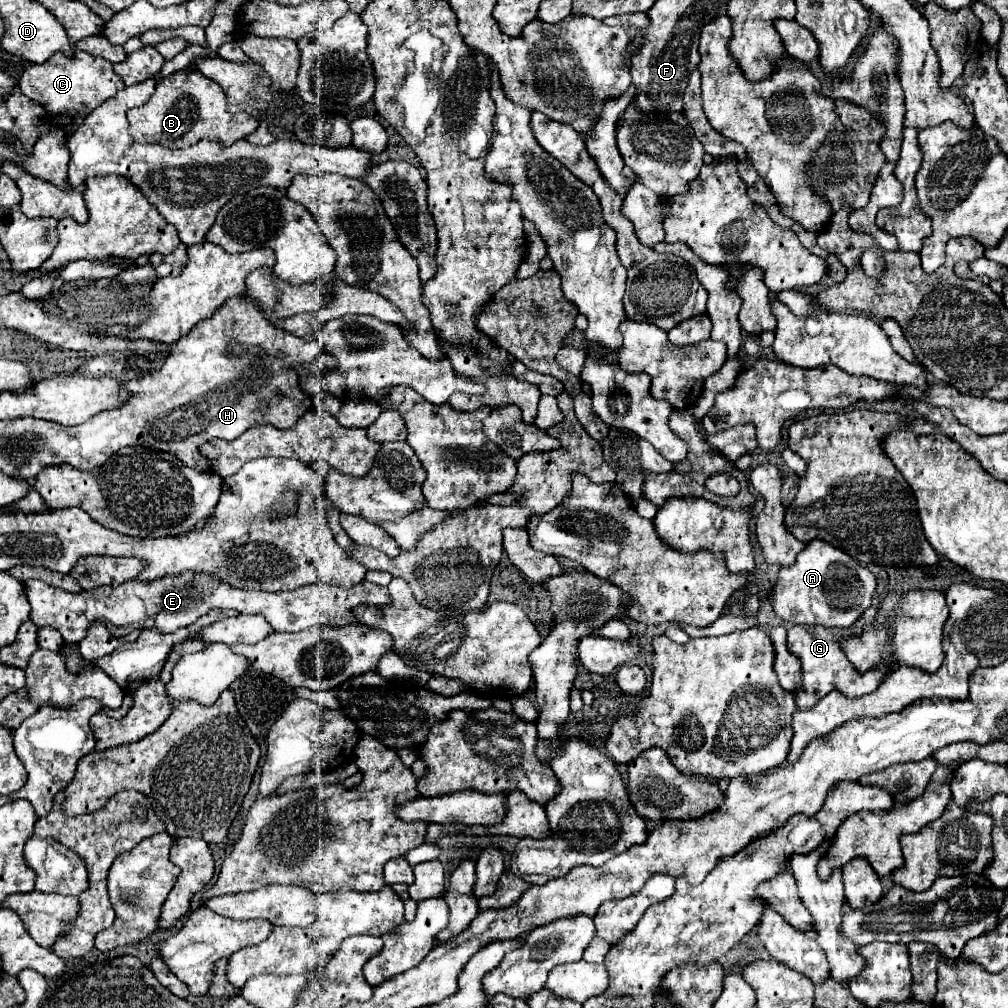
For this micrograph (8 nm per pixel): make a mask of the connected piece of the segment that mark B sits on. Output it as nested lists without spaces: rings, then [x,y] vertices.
[[[196,68],[178,70],[162,78],[154,96],[138,108],[128,110],[130,134],[144,144],[164,144],[168,148],[186,148],[202,138],[218,140],[226,146],[246,138],[258,128],[258,120],[248,114],[230,114],[224,92],[216,82],[202,76]]]

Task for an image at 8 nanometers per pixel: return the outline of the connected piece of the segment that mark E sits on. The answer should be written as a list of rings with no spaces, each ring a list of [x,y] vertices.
[[[180,572],[176,576],[164,576],[152,582],[128,580],[120,586],[98,586],[92,590],[82,590],[78,594],[48,586],[42,580],[28,580],[26,596],[32,606],[30,620],[36,626],[58,628],[66,644],[78,644],[84,640],[88,626],[92,622],[102,622],[106,626],[118,628],[156,628],[162,634],[174,632],[194,624],[200,616],[216,608],[238,610],[240,614],[262,614],[274,630],[278,632],[300,632],[310,626],[344,626],[354,622],[352,608],[358,604],[388,604],[388,588],[360,582],[352,588],[340,588],[326,582],[314,582],[288,592],[262,592],[262,590],[242,590],[222,582],[216,576],[204,572]]]

